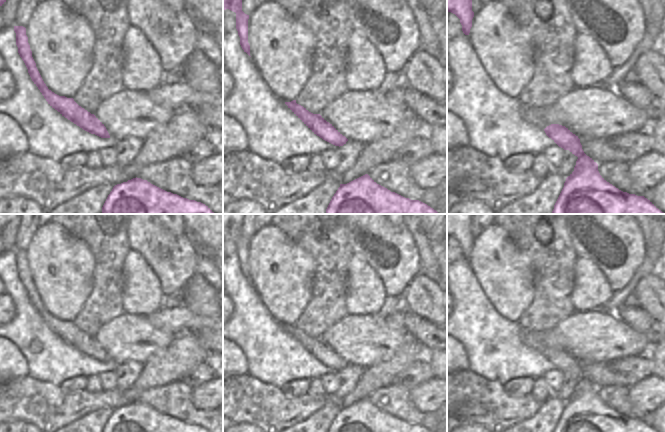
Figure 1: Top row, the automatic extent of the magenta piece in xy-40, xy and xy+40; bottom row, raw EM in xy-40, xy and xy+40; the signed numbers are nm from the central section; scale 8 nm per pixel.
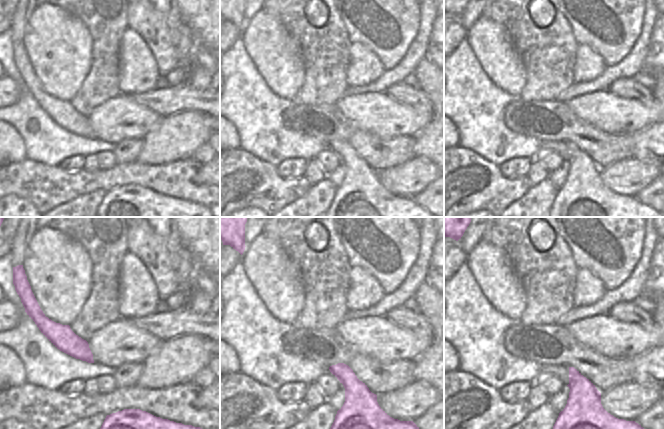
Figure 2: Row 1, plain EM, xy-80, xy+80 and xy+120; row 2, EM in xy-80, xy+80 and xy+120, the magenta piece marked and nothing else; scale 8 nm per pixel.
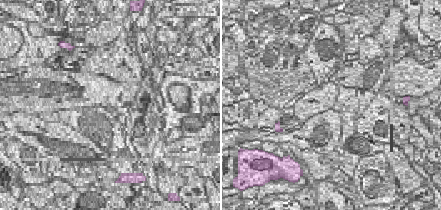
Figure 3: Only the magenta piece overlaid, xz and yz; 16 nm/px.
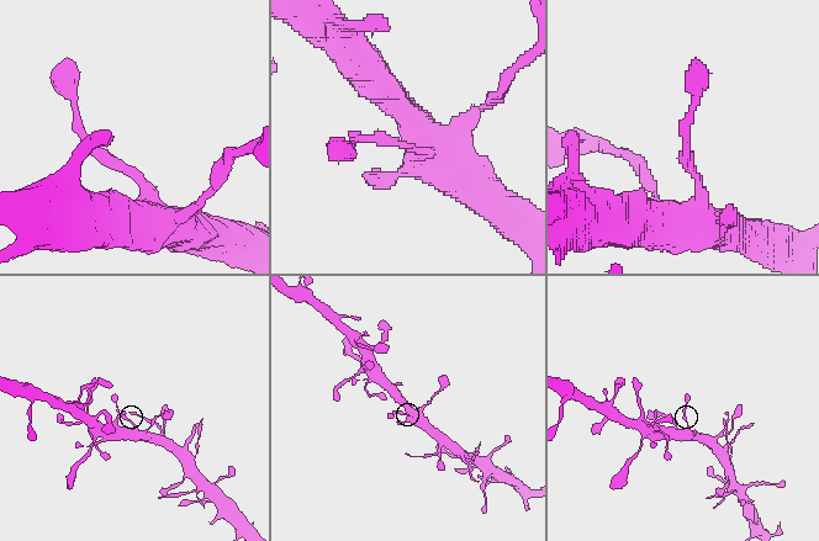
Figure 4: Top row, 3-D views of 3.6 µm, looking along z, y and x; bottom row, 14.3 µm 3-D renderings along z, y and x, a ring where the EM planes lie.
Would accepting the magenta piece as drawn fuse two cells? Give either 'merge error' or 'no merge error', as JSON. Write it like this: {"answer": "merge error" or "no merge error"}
{"answer": "no merge error"}

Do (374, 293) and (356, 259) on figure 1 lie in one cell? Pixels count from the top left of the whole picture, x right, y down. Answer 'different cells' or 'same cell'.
same cell

